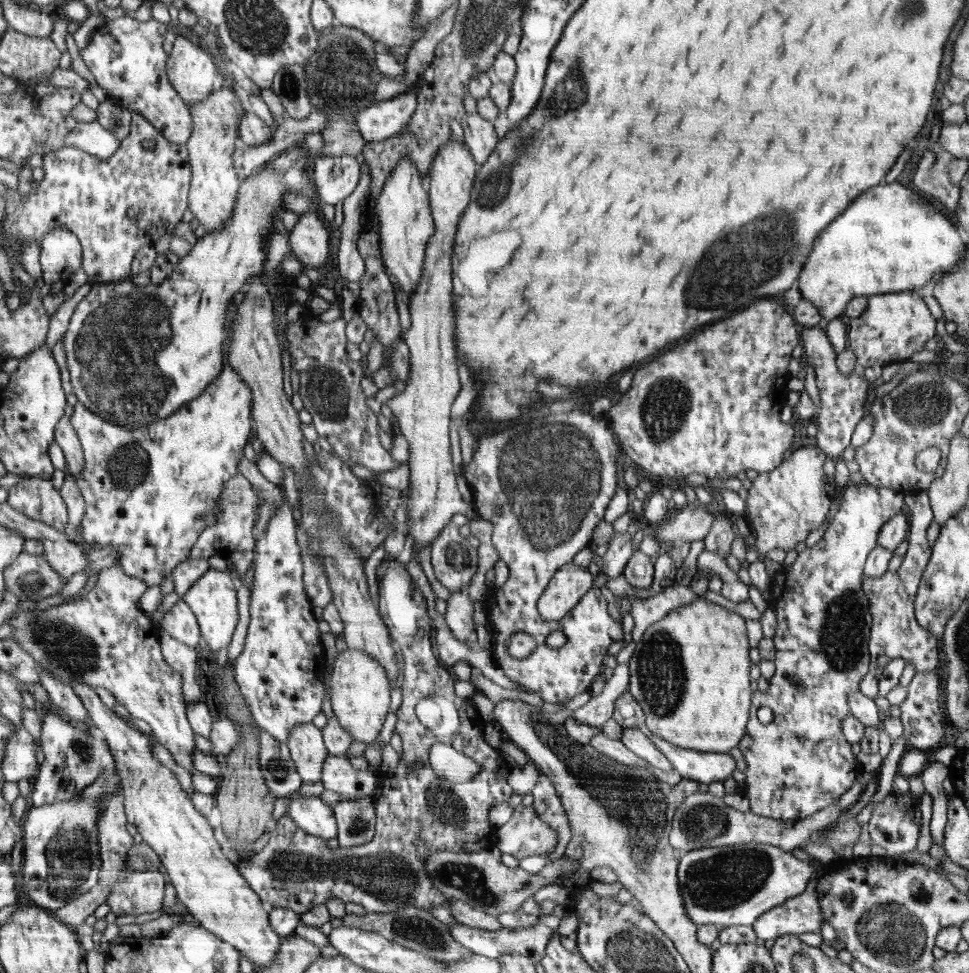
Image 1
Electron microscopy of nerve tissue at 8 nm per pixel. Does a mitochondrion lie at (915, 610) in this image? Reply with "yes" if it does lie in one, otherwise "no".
no

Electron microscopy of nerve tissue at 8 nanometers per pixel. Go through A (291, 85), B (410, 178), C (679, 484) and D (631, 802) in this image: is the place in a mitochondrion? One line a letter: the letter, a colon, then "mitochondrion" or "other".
A: mitochondrion
B: other
C: other
D: mitochondrion

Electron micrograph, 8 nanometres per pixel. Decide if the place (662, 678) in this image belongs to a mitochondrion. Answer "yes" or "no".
yes

